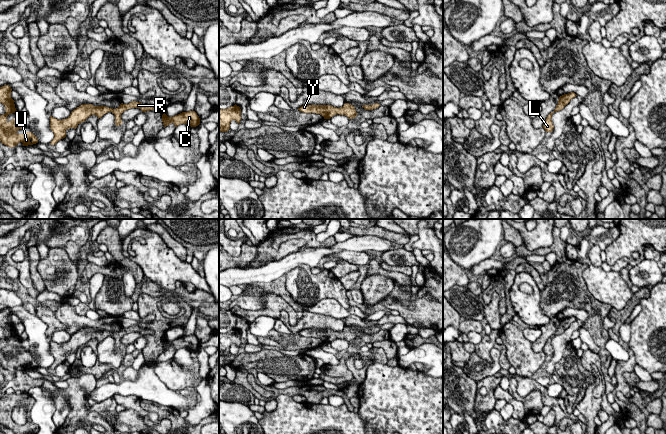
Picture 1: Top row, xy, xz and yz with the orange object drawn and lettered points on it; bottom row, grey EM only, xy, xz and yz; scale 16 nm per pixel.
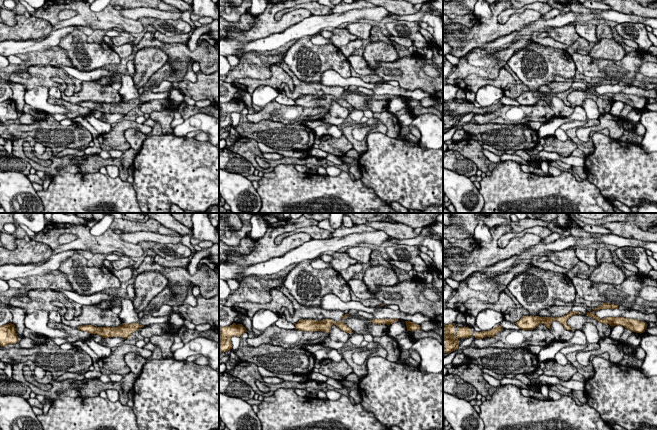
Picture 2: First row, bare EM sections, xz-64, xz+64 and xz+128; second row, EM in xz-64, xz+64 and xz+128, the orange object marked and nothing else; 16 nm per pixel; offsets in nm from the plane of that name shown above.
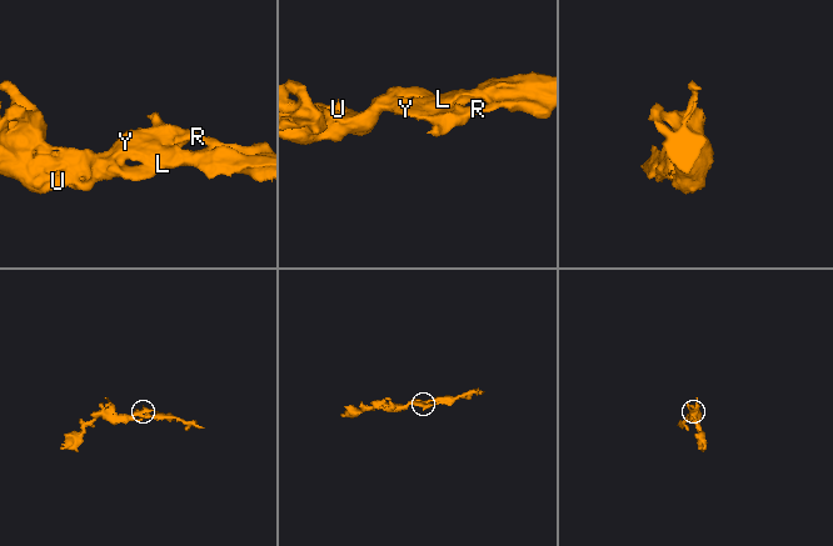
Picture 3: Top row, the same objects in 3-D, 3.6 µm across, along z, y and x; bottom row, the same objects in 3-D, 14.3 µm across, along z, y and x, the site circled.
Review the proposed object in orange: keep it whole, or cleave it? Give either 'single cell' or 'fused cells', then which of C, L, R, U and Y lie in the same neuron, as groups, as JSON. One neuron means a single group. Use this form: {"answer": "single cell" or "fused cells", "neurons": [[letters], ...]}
{"answer": "single cell", "neurons": [["C", "L", "R", "U", "Y"]]}

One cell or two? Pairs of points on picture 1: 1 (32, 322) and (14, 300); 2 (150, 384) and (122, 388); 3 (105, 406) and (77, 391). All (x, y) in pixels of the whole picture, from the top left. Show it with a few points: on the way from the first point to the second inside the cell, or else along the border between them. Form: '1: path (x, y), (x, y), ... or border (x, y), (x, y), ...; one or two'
1: border (23, 302), (10, 307); two
2: path (143, 387), (129, 388); one
3: border (89, 408), (97, 412); two

